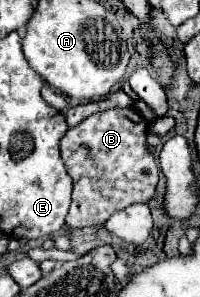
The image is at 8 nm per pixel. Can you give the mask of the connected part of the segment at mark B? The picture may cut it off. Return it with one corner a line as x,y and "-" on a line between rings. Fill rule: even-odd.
135,107
127,109
107,109
83,119
77,127
71,127
61,139
61,159
67,167
67,173
77,183
75,201
67,213
67,225
73,229
97,227
103,225
115,211
125,209
133,203
147,203
159,181
159,167
153,155
147,151
147,121
139,121
139,111

